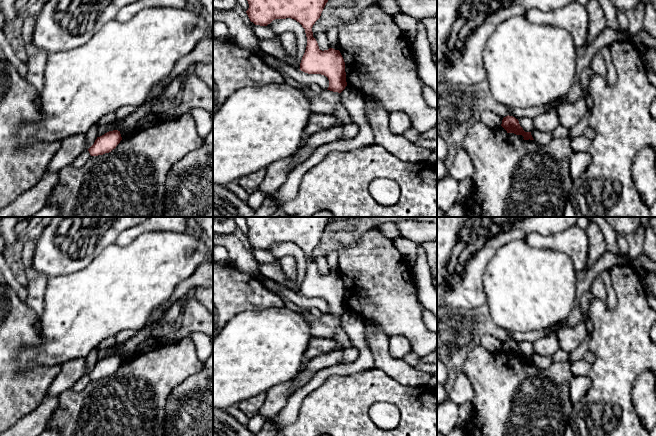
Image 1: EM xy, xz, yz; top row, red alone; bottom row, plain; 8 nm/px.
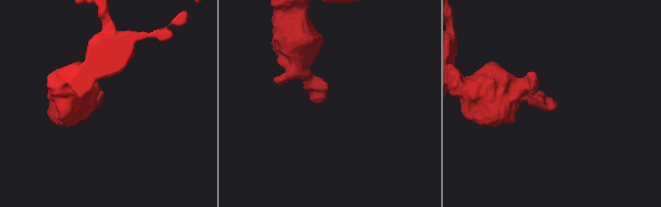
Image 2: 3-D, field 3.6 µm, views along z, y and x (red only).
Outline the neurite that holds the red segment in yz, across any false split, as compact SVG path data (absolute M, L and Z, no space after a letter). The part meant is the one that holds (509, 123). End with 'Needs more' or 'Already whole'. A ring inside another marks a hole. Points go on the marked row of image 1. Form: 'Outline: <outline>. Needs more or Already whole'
Outline: M506 116L502 120L501 126L507 131L507 133L514 133L516 135L522 135L524 140L534 140L531 132L525 132L520 126L518 119L513 116Z. Already whole

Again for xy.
Outline: M113 130L97 137L94 144L88 149L91 156L103 155L111 152L122 140L120 131Z. Already whole

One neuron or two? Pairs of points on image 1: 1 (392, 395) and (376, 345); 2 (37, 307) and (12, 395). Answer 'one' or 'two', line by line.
1: two
2: two

